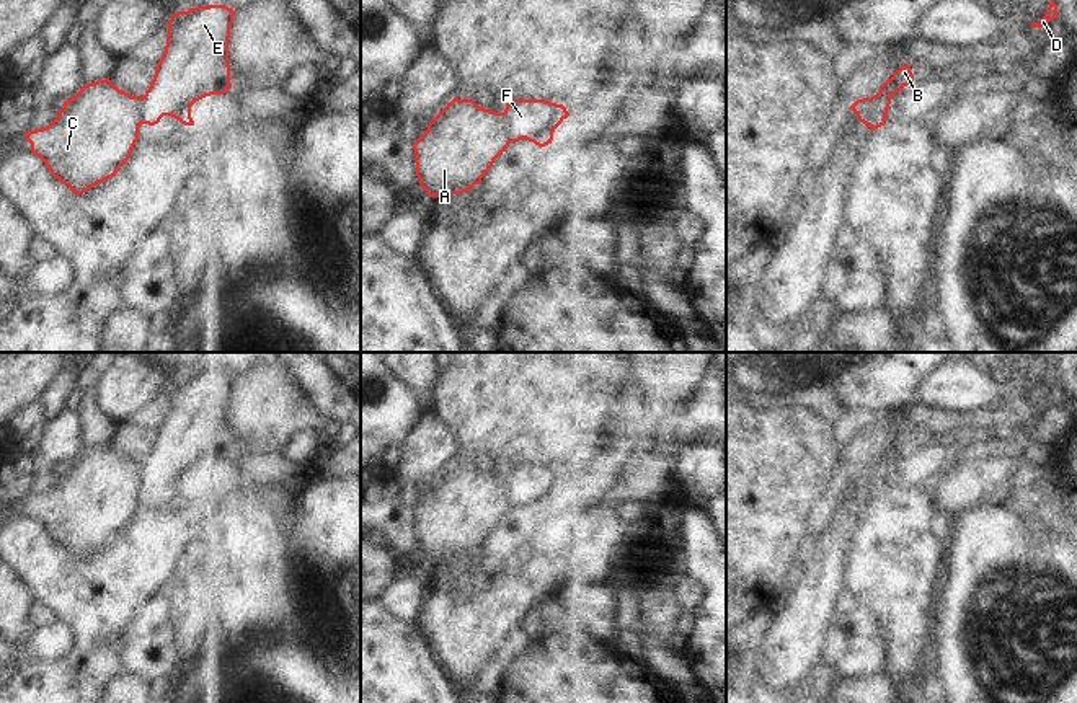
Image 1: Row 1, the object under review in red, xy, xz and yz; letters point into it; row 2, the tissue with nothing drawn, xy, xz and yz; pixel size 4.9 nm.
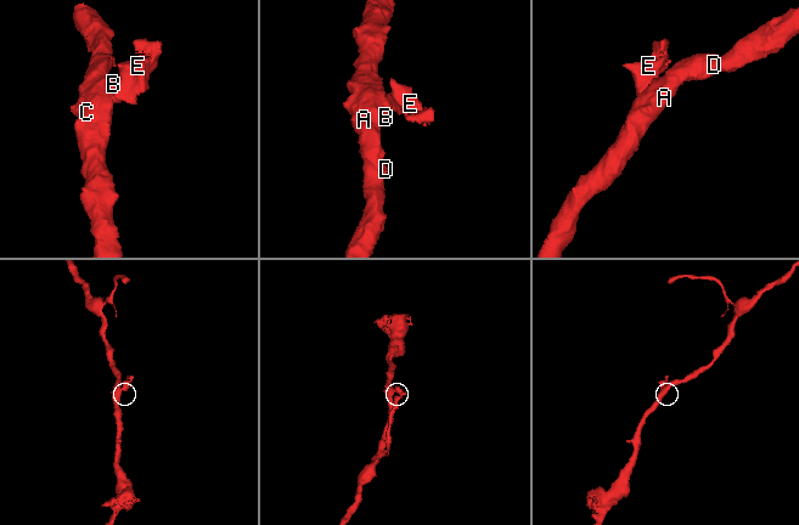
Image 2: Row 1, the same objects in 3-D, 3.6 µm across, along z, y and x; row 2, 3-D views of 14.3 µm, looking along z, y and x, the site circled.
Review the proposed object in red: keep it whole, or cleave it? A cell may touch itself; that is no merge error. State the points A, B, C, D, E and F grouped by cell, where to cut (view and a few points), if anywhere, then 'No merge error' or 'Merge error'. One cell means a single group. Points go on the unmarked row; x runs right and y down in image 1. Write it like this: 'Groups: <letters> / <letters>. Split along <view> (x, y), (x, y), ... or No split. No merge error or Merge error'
Groups: A B C D / E F. Split along xz (503, 478), (506, 501), (511, 506). Merge error

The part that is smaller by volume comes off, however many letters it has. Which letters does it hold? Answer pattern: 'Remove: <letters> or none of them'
Remove: E, F

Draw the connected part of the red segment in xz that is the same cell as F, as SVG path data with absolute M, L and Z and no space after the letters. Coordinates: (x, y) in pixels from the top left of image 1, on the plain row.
M516 465L506 468L504 491L511 507L525 504L542 514L552 509L555 494L568 481L563 470L545 465Z

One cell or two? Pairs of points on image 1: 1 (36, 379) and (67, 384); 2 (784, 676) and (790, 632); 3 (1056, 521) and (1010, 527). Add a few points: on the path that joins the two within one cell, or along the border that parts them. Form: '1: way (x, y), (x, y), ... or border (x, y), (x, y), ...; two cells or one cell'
1: border (61, 369), (41, 403); two cells
2: way (784, 664), (790, 643); one cell
3: border (1023, 517), (1035, 543), (1059, 534); two cells

